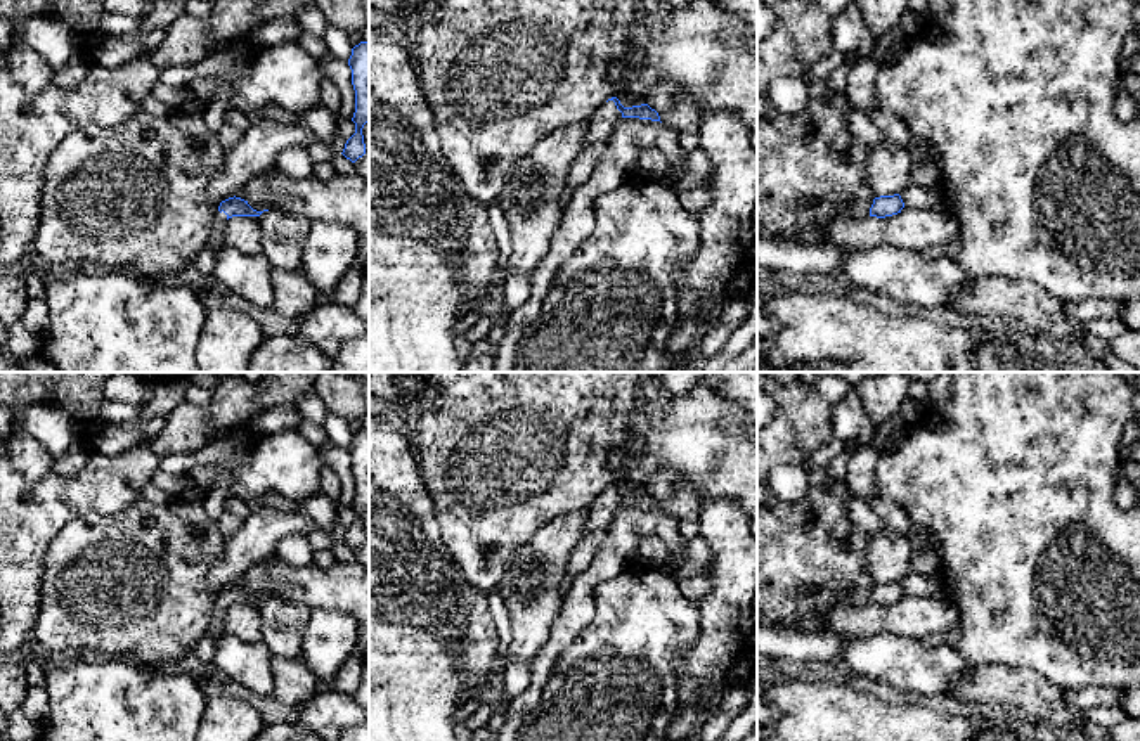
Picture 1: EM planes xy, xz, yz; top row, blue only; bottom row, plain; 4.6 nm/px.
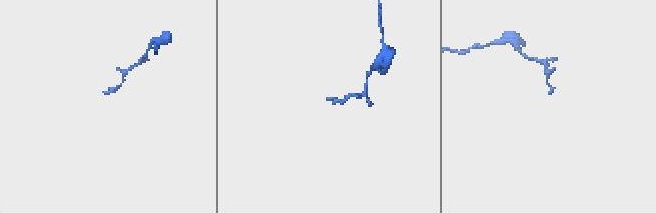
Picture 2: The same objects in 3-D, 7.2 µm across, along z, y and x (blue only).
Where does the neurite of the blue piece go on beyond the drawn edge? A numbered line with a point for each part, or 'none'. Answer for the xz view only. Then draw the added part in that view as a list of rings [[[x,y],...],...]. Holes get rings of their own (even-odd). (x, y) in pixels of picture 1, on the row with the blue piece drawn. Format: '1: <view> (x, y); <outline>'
1: xz (600, 125); [[[603,102],[587,119],[586,144],[593,145],[608,140],[620,119],[622,113],[617,109],[615,102]]]

